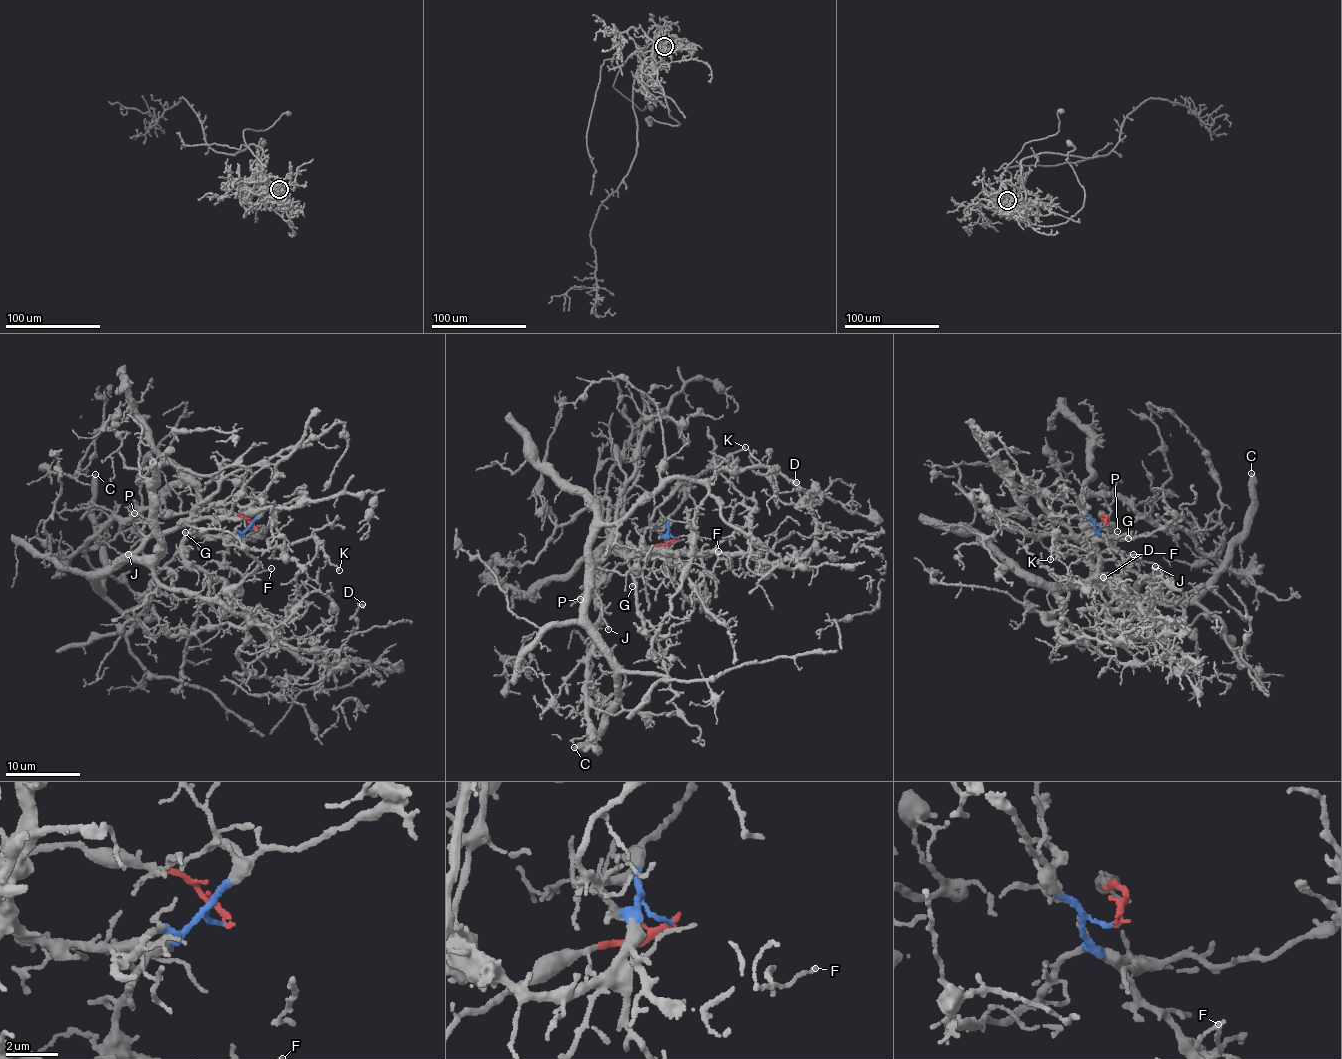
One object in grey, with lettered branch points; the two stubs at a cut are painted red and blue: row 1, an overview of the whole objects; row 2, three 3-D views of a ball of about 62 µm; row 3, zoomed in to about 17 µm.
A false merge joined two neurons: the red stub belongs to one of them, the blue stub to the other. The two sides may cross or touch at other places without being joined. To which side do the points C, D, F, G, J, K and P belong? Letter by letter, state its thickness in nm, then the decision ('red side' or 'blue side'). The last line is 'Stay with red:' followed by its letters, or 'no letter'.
C: 400 nm | red side
D: 180 nm | blue side
F: 130 nm | blue side
G: 120 nm | blue side
J: 130 nm | red side
K: 160 nm | blue side
P: 120 nm | red side
Stay with red: C, J, P

